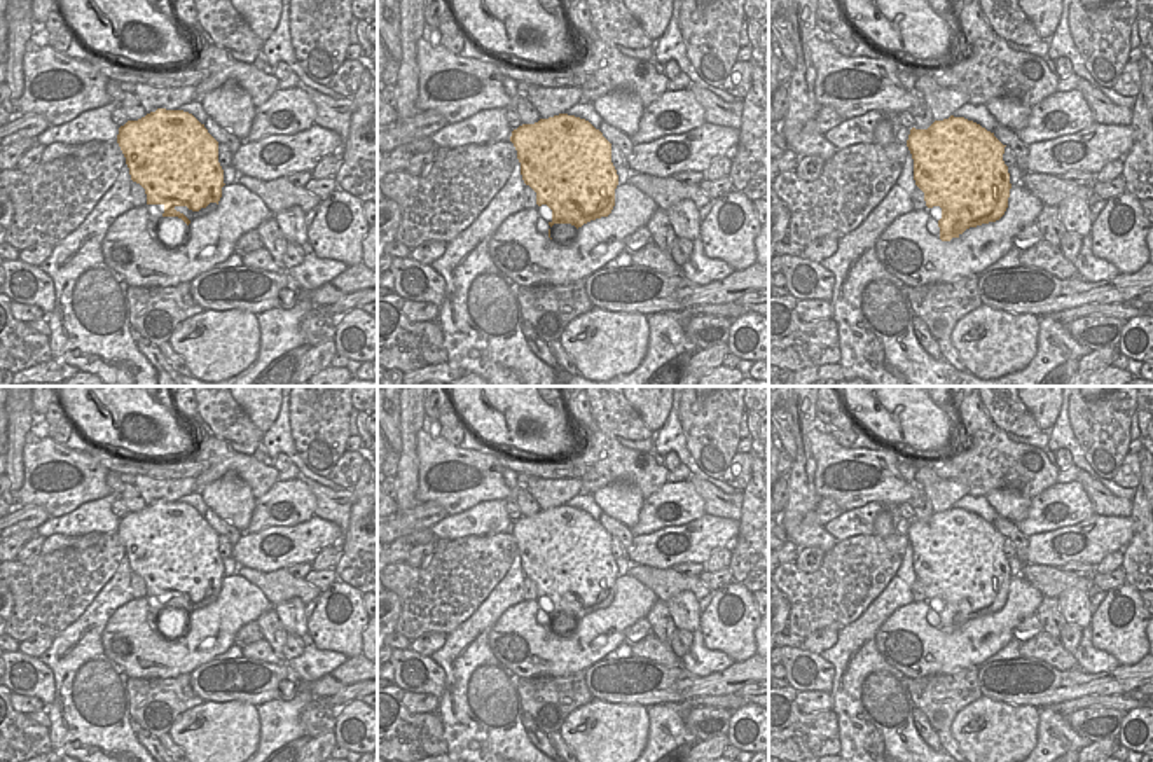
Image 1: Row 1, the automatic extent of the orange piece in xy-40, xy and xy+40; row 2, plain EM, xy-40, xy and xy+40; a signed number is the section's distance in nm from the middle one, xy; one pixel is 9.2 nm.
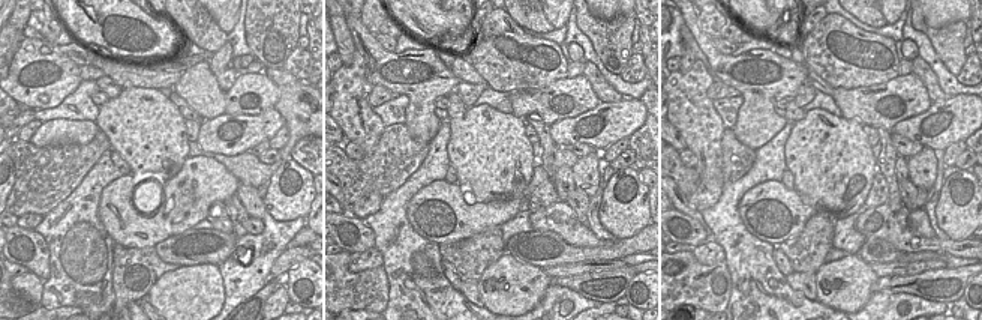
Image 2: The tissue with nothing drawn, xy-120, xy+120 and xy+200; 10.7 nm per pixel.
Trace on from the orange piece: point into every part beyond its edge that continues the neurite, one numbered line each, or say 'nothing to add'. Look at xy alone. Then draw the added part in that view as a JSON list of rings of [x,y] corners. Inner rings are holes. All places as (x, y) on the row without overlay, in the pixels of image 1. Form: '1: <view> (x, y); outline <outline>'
nothing to add

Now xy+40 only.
nothing to add

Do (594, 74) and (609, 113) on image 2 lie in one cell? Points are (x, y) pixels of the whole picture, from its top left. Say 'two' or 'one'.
two

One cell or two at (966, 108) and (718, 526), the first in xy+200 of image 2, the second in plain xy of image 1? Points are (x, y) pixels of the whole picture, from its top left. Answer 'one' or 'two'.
one

